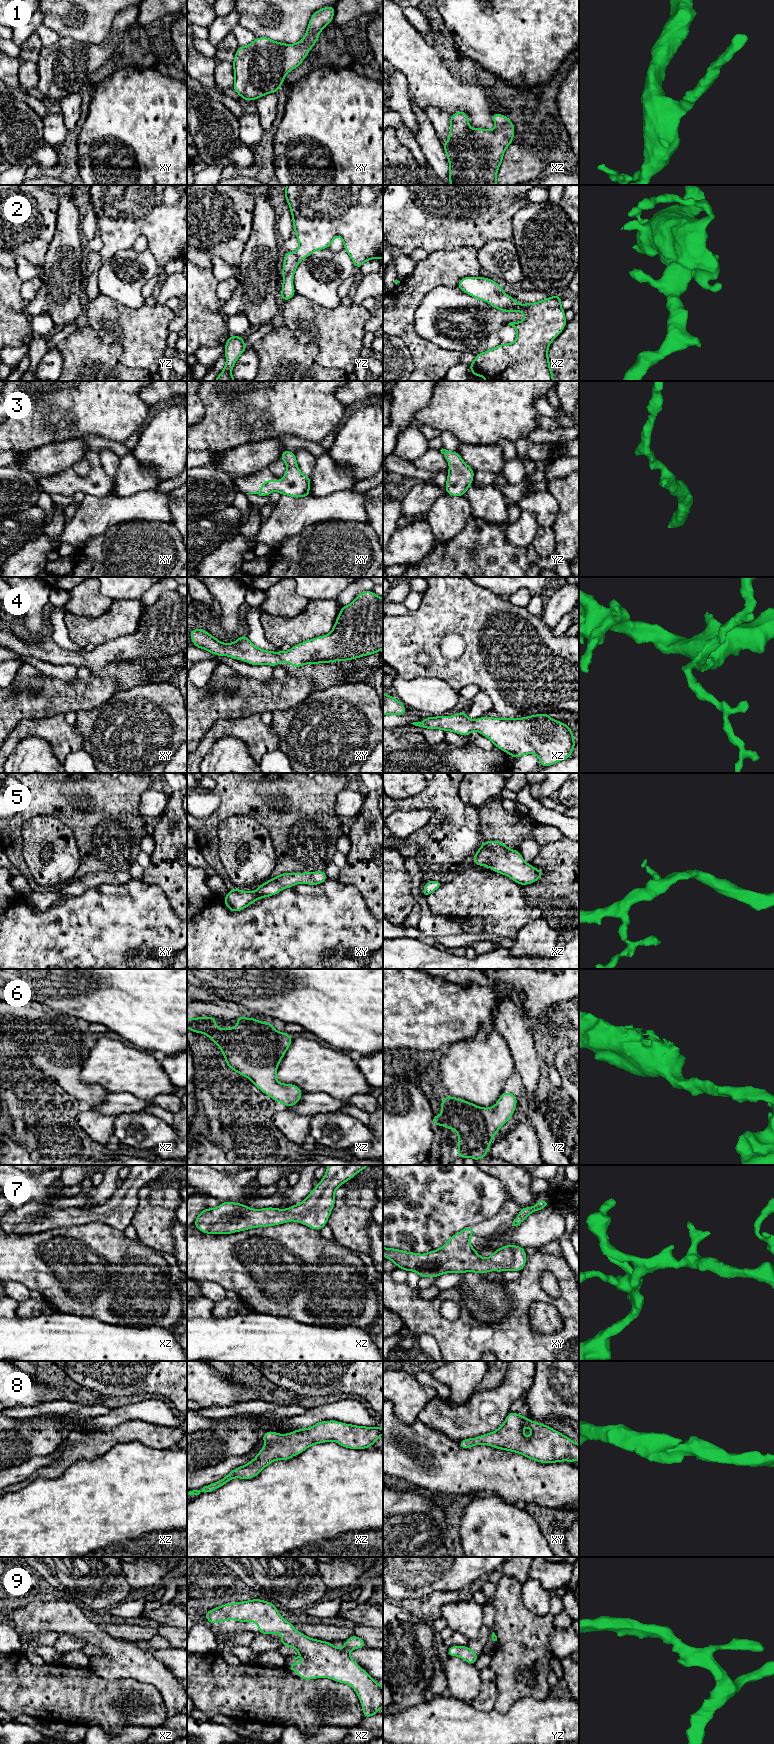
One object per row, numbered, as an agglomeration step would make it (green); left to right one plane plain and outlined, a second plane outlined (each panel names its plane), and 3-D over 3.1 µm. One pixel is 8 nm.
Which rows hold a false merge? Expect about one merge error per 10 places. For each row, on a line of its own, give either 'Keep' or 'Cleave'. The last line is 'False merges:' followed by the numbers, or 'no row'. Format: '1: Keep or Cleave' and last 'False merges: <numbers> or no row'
1: Keep
2: Keep
3: Keep
4: Keep
5: Keep
6: Keep
7: Keep
8: Keep
9: Keep
False merges: no row

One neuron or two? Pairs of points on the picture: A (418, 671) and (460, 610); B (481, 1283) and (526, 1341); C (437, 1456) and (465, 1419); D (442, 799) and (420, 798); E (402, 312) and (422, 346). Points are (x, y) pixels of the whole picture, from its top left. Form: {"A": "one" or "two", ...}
{"A": "one", "B": "two", "C": "two", "D": "one", "E": "one"}

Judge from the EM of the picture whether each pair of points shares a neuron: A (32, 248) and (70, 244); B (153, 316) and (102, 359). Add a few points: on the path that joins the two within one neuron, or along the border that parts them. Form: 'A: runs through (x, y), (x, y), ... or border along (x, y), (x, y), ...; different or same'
A: border along (56, 224), (42, 267); different
B: border along (97, 335), (122, 347), (121, 361), (127, 366); different

